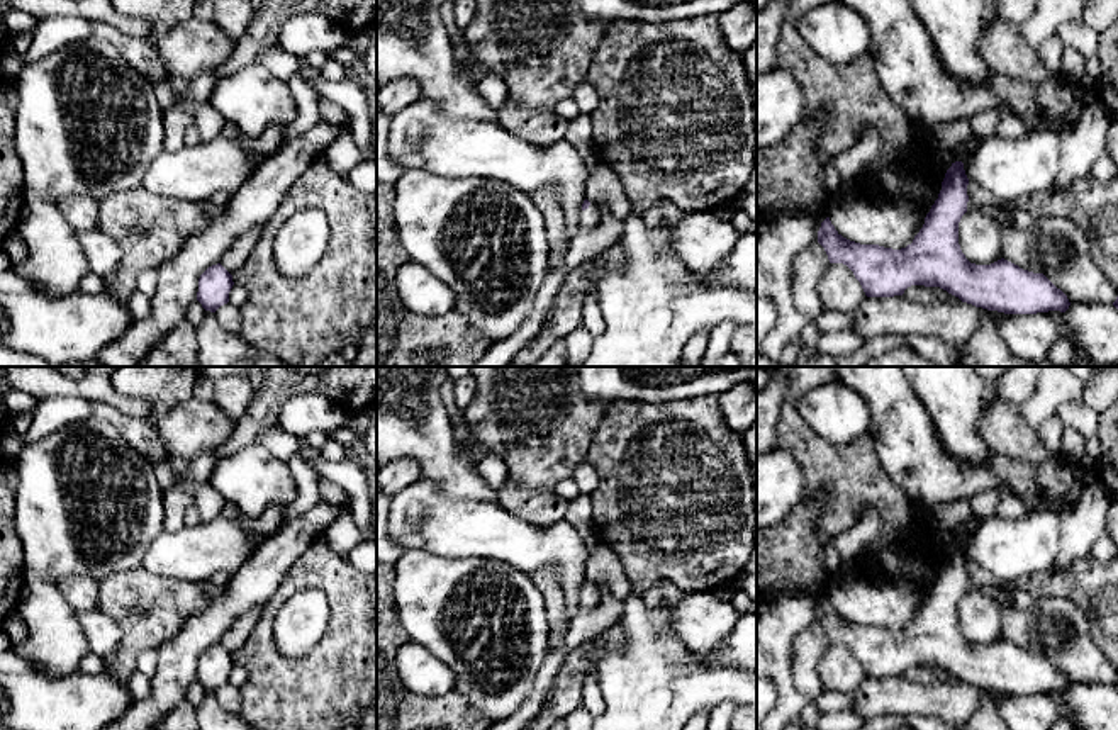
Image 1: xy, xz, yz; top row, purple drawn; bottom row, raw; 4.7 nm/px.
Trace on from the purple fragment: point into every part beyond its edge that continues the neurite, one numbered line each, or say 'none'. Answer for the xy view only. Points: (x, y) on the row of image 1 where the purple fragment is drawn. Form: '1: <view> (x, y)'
none

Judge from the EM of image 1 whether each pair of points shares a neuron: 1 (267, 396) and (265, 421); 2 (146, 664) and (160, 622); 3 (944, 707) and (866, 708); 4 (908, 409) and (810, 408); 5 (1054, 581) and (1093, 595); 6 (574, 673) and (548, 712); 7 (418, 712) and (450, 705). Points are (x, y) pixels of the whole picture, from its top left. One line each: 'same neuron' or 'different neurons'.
1: same neuron
2: different neurons
3: same neuron
4: different neurons
5: same neuron
6: same neuron
7: same neuron

